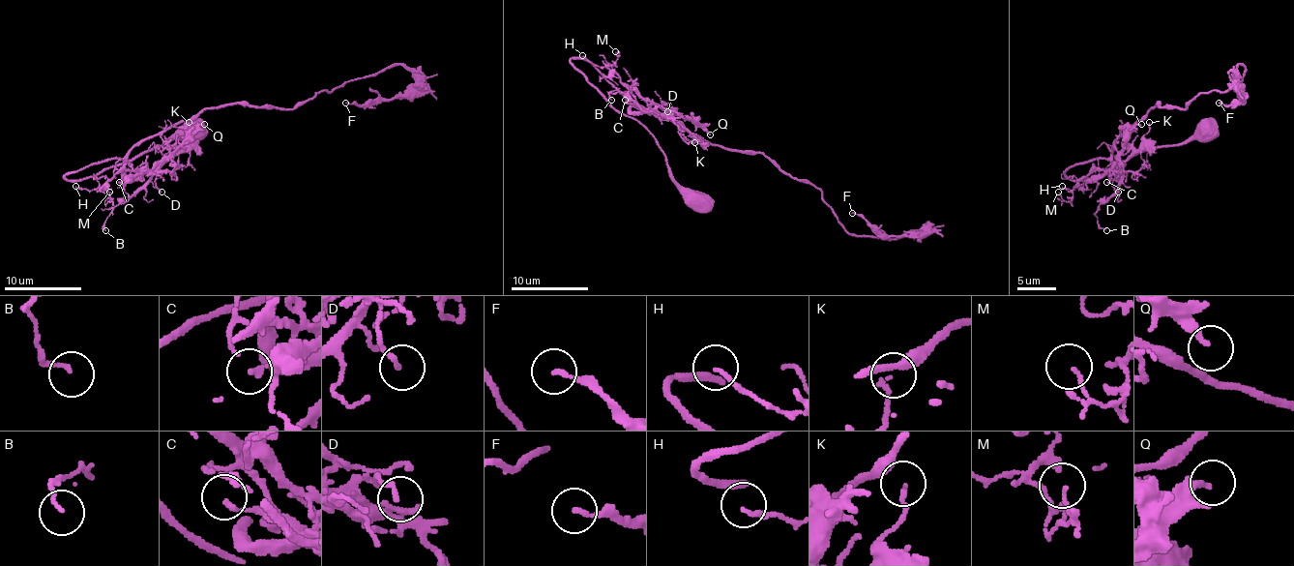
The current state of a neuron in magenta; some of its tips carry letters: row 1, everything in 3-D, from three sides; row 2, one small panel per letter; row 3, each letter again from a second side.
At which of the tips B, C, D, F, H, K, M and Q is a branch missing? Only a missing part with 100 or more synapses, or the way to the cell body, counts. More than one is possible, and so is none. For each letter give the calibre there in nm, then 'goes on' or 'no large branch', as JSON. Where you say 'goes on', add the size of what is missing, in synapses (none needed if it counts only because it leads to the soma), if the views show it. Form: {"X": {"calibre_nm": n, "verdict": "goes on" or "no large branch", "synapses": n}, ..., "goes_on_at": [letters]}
{"B": {"calibre_nm": 130, "verdict": "no large branch"}, "C": {"calibre_nm": 150, "verdict": "no large branch"}, "D": {"calibre_nm": 150, "verdict": "no large branch"}, "F": {"calibre_nm": 130, "verdict": "no large branch"}, "H": {"calibre_nm": 120, "verdict": "no large branch"}, "K": {"calibre_nm": 130, "verdict": "no large branch"}, "M": {"calibre_nm": 90, "verdict": "no large branch"}, "Q": {"calibre_nm": 180, "verdict": "no large branch"}, "goes_on_at": []}

